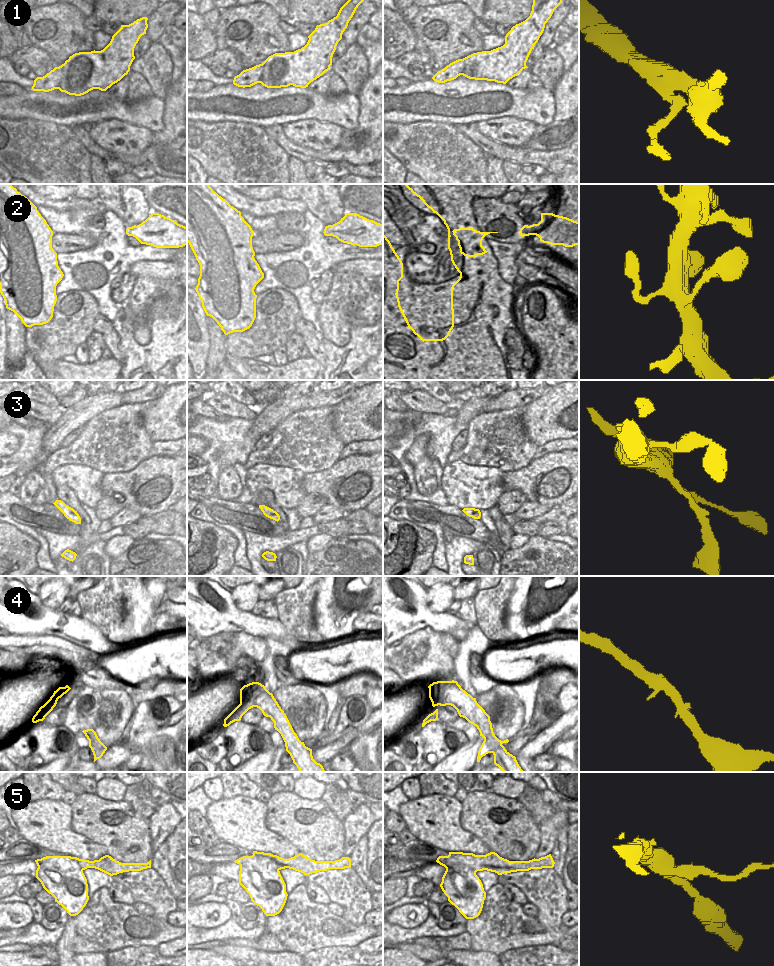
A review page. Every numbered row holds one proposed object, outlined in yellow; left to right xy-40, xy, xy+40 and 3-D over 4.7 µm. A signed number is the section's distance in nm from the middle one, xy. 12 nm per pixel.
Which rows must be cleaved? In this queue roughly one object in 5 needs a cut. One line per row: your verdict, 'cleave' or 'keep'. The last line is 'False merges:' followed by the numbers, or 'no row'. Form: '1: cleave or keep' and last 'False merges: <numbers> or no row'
1: cleave
2: cleave
3: keep
4: keep
5: cleave
False merges: 1, 2, 5

